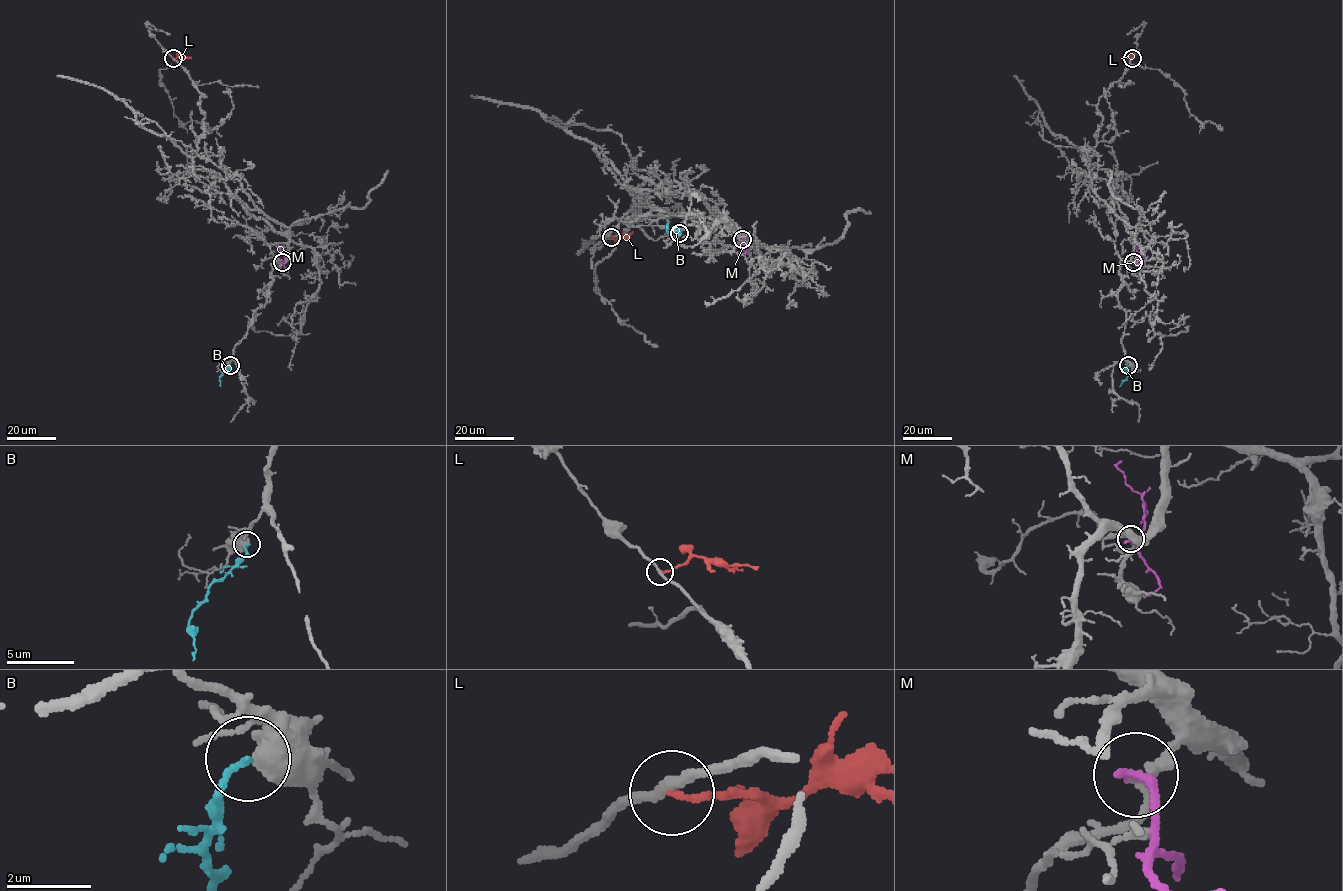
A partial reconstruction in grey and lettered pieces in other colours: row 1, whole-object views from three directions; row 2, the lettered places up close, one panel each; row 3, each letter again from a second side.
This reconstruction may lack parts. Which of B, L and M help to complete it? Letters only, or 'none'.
none

